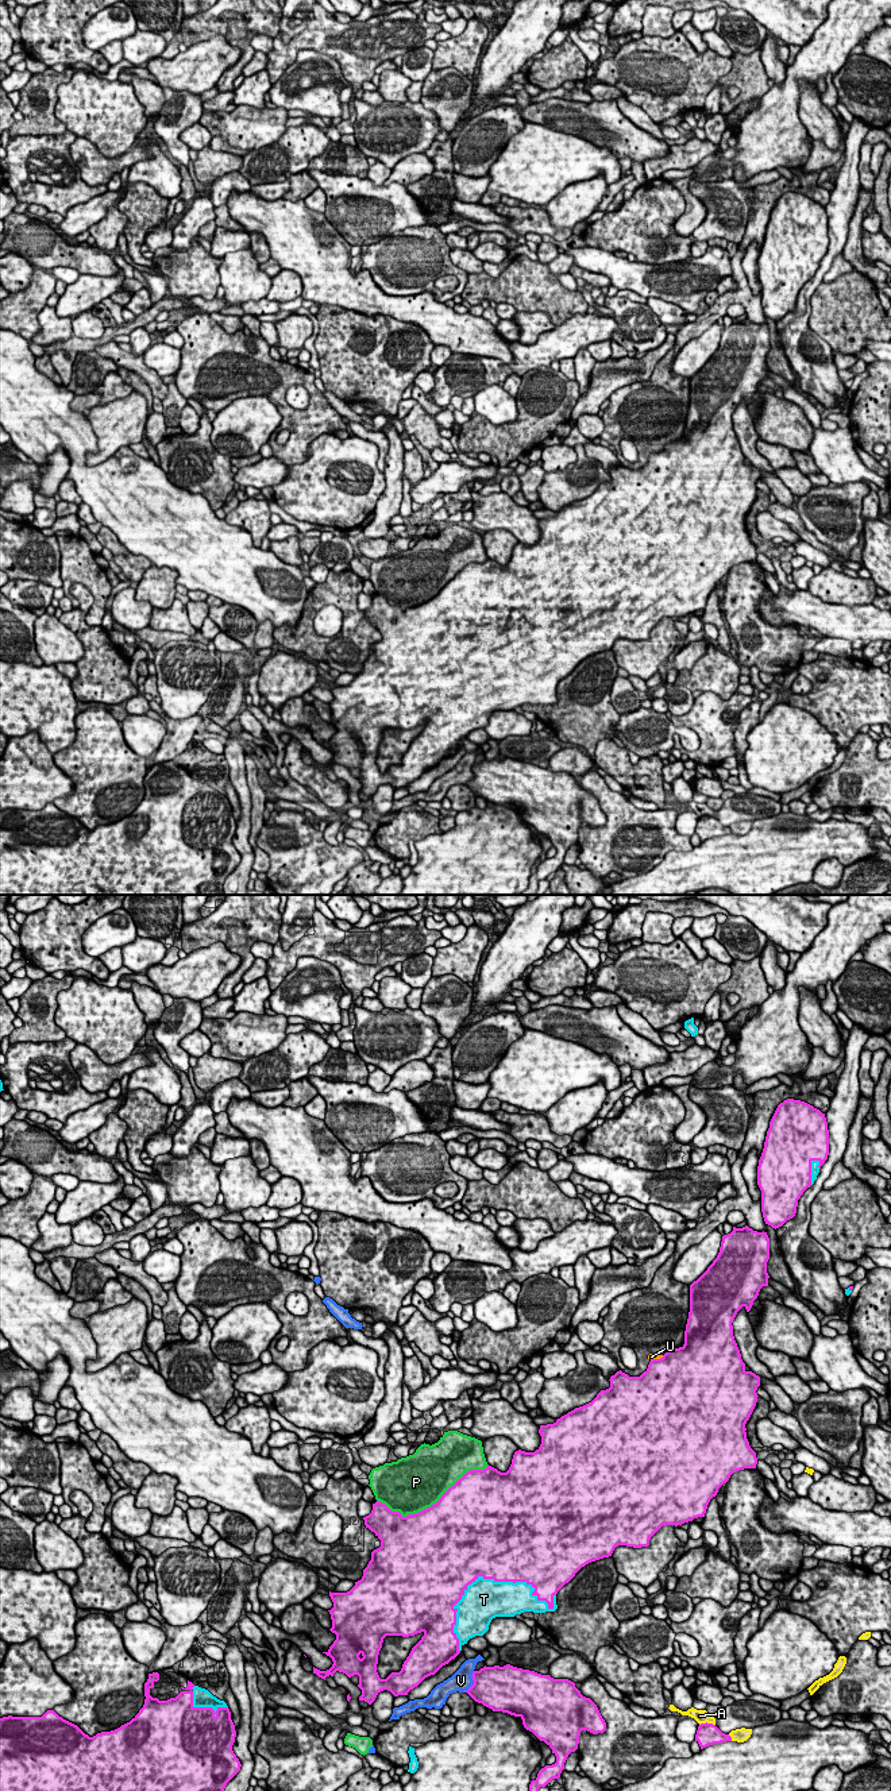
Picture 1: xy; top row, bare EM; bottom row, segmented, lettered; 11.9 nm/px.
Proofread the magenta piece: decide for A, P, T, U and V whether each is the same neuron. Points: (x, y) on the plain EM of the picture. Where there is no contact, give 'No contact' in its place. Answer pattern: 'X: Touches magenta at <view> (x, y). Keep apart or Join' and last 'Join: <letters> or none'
A: Touches magenta at xy (706, 815). Keep apart
P: Touches magenta at xy (434, 597). Keep apart
T: Touches magenta at xy (486, 671). Join
U: Touches magenta at xy (656, 452). Keep apart
V: Touches magenta at xy (474, 775). Keep apart
Join: T

